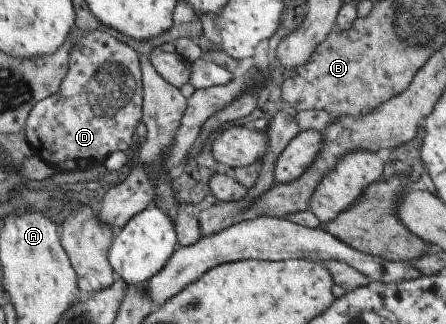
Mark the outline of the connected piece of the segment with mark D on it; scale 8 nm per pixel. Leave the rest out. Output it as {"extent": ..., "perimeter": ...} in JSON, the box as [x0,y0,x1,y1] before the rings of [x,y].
{"extent":[22,29,142,172],"perimeter":[[[107,29],[86,32],[70,51],[69,70],[58,91],[34,105],[26,120],[22,132],[33,155],[61,172],[74,172],[103,164],[114,151],[128,151],[136,125],[142,119],[142,88],[138,53]]]}

